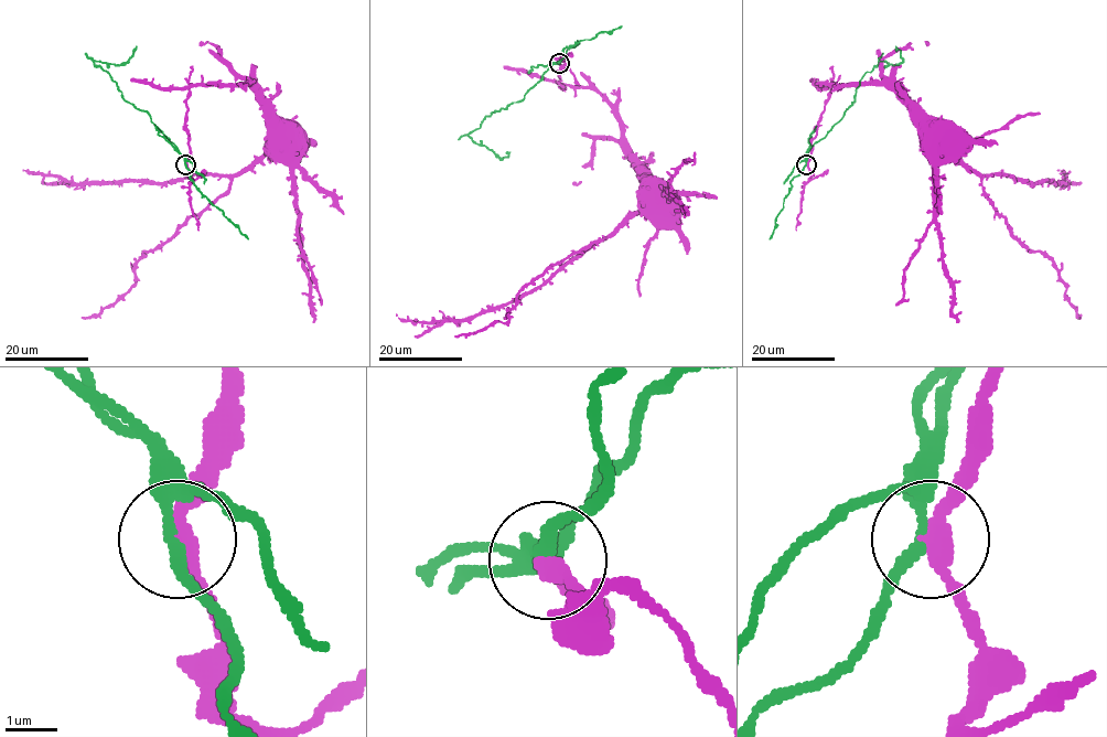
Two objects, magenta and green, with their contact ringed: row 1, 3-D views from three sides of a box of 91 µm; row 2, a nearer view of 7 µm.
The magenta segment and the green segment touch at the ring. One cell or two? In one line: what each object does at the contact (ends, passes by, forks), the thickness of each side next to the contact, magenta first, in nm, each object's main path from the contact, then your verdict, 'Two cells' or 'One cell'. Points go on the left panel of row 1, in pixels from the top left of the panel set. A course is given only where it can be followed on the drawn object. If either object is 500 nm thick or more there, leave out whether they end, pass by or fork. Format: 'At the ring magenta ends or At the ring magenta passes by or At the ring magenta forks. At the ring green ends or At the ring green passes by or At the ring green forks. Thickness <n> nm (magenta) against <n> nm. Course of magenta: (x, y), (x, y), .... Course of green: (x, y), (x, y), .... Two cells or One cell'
At the ring magenta passes by. At the ring green passes by. Thickness 340 nm (magenta) against 200 nm. Course of magenta: (186, 164), (189, 150), (186, 128), (189, 87), (248, 85), (268, 108), (278, 147), (285, 142), (285, 137). Course of green: (186, 164), (185, 158), (149, 115), (126, 100), (107, 72), (94, 64), (100, 61), (124, 65), (137, 45). Two cells

